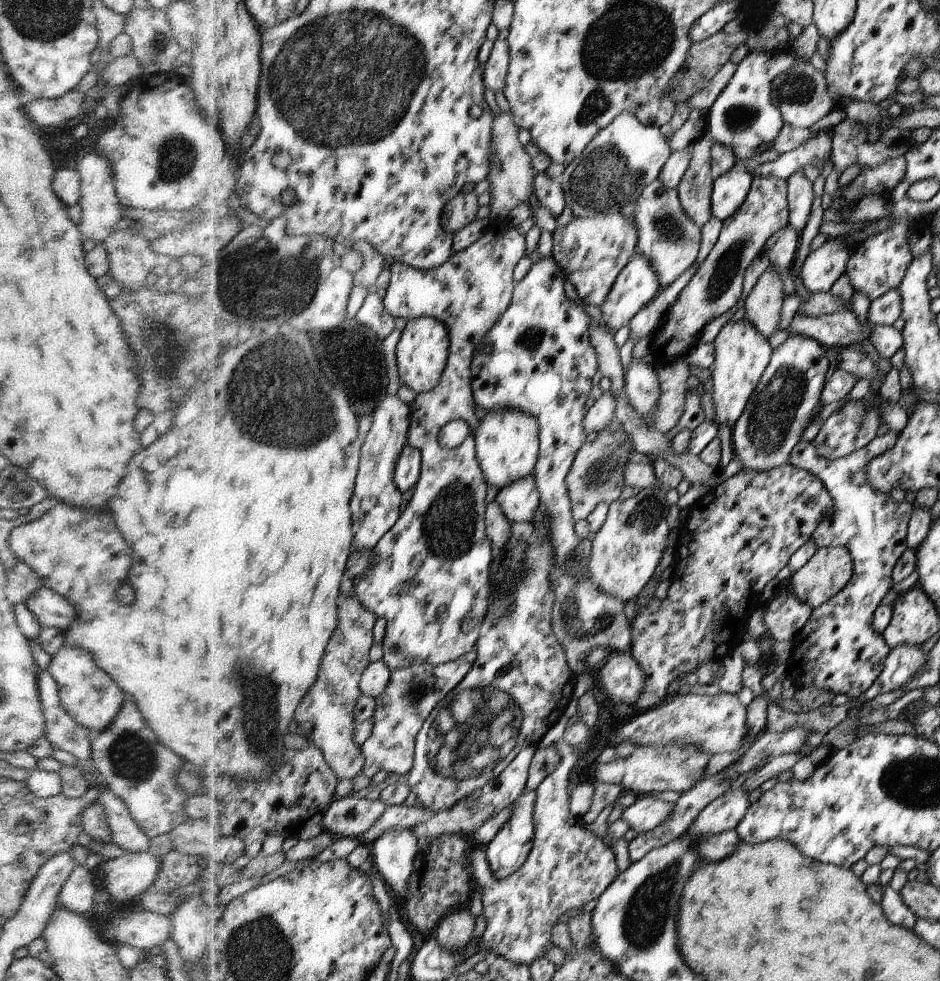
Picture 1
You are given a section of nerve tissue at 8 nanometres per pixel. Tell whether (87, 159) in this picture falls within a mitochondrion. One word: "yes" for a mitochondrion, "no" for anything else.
no

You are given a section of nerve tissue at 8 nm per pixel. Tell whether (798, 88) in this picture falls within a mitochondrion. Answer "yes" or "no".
yes

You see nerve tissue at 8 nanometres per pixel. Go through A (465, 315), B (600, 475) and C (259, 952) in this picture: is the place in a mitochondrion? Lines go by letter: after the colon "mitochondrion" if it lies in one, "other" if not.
A: other
B: mitochondrion
C: mitochondrion

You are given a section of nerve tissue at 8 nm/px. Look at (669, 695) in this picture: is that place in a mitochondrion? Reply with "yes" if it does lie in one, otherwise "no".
no

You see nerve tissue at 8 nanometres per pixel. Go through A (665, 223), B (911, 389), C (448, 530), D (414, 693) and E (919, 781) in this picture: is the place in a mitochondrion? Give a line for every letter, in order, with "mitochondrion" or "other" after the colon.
A: mitochondrion
B: other
C: mitochondrion
D: mitochondrion
E: mitochondrion

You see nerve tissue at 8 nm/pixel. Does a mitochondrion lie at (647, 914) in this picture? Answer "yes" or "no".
yes

